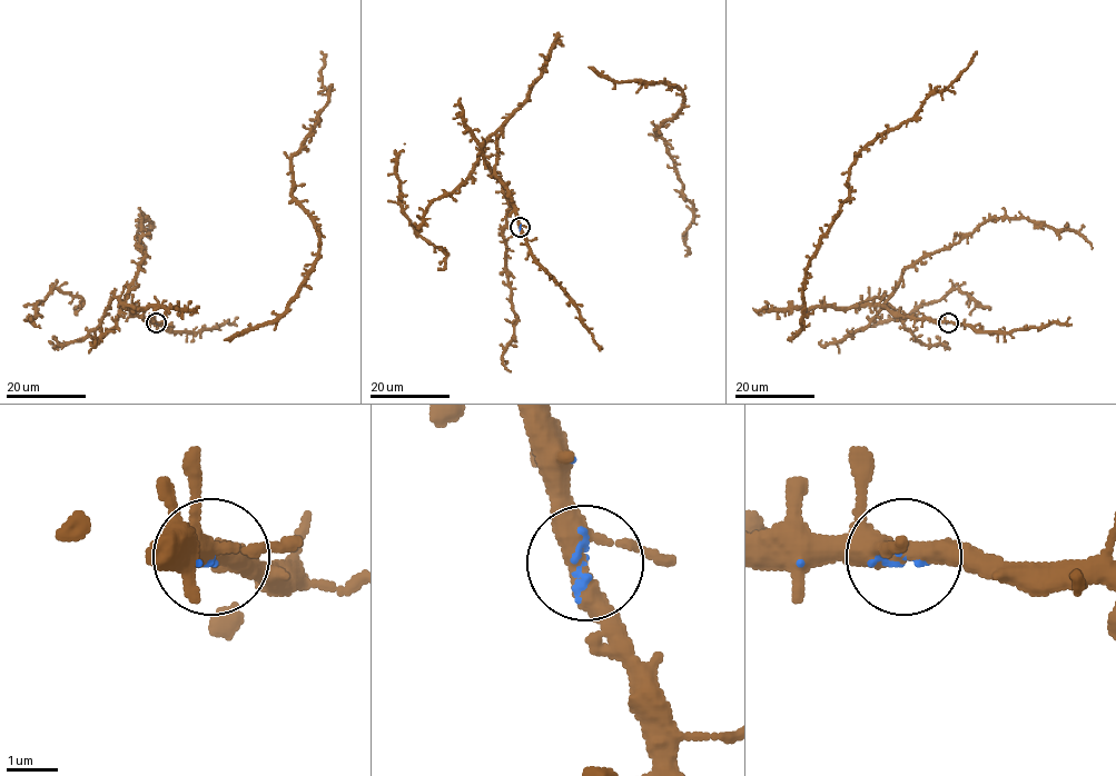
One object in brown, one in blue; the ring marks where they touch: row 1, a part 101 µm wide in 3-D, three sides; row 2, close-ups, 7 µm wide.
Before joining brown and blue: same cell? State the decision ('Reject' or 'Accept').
Accept

